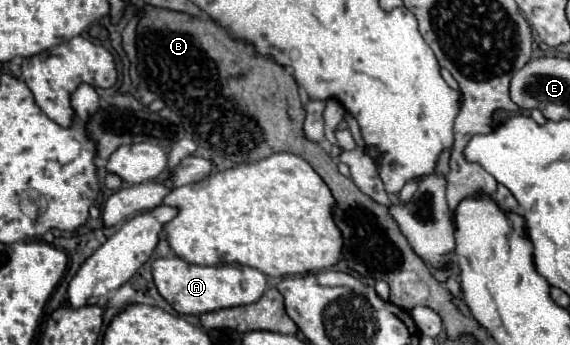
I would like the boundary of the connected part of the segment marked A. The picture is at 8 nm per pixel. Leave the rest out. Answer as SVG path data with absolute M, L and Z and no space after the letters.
M161 257L153 261L151 269L157 291L181 315L201 315L225 307L249 305L259 301L267 288L266 276L247 265L219 263L211 267L201 267L191 265L181 257Z

